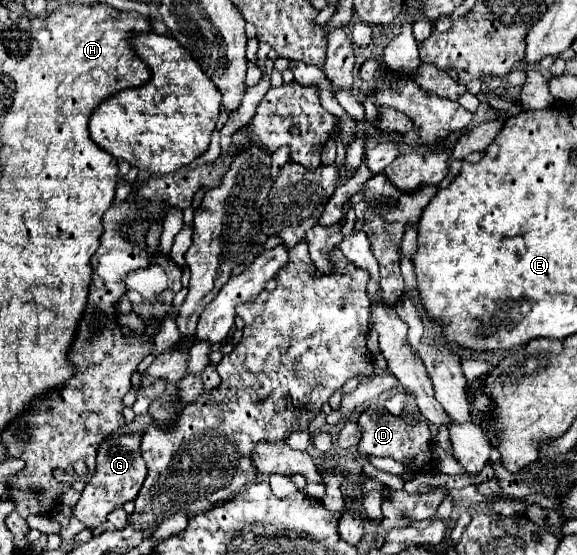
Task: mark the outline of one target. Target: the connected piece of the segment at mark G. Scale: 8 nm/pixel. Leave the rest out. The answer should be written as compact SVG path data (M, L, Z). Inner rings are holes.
M144 430L138 434L130 436L118 436L114 444L102 444L98 450L98 460L96 460L96 476L86 484L78 504L74 506L74 516L86 526L86 528L98 528L106 522L106 516L122 508L126 500L136 500L136 494L146 478L146 466L140 456L140 436Z

